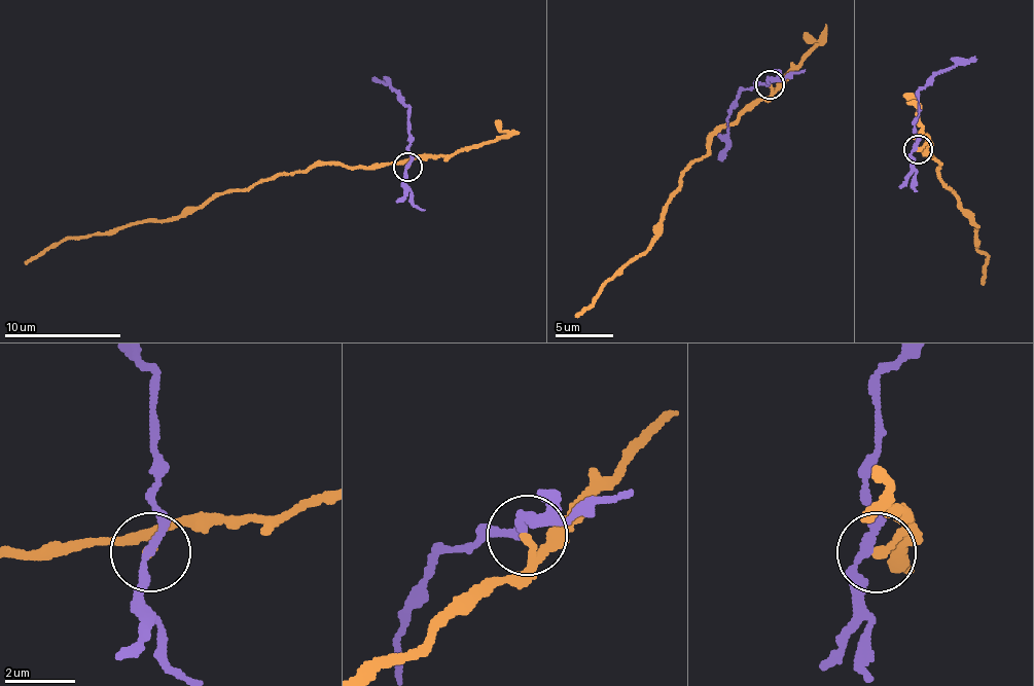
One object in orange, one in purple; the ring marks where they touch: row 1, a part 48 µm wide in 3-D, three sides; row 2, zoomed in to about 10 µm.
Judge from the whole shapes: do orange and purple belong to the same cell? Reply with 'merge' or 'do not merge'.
do not merge

